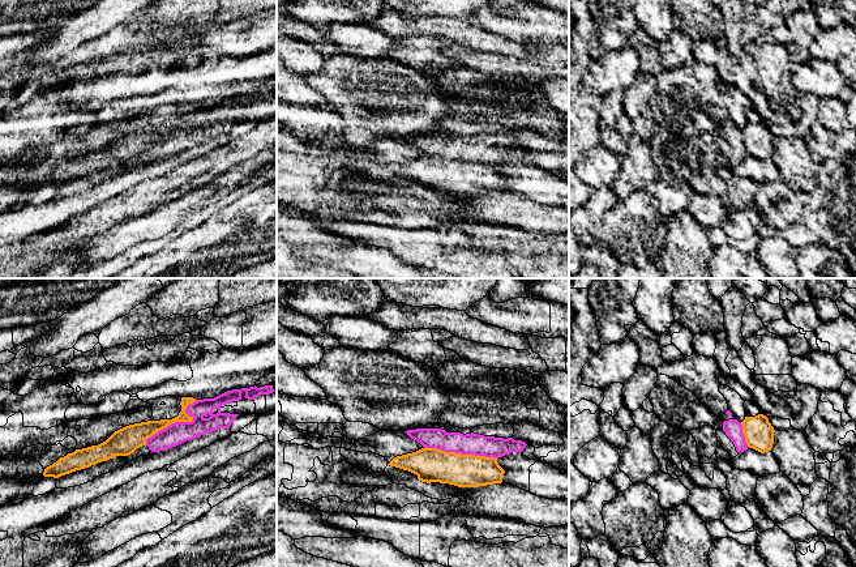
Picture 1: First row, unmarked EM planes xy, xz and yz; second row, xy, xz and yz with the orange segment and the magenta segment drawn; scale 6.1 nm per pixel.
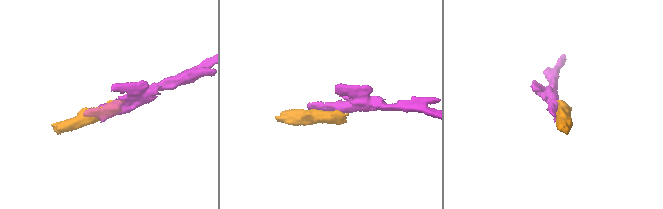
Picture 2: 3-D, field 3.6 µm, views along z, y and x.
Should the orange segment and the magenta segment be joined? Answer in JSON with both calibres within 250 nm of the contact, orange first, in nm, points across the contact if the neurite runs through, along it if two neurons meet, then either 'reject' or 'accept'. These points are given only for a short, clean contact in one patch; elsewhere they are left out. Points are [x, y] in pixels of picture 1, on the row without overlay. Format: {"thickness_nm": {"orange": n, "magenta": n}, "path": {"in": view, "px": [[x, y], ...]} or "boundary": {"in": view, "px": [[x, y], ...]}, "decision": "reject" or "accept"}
{"thickness_nm": {"orange": 110, "magenta": 140}, "decision": "reject"}

